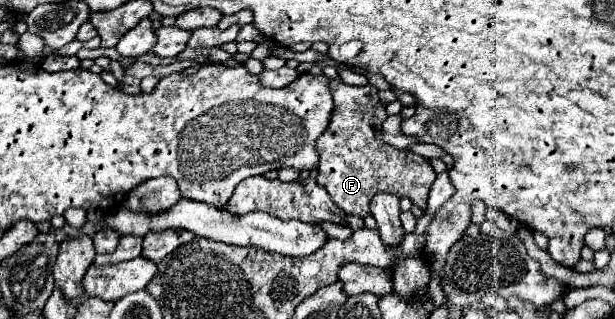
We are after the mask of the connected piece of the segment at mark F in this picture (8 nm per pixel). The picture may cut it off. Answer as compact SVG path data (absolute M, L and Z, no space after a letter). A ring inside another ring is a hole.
M337 75L329 83L331 95L335 99L335 111L329 127L317 139L319 153L319 177L317 183L327 189L331 199L349 215L367 217L371 215L369 203L377 193L395 193L399 197L409 197L413 205L425 209L429 189L437 177L431 161L413 155L411 151L395 149L383 141L381 125L387 119L385 103L379 101L377 89L373 85L353 87L341 81Z

